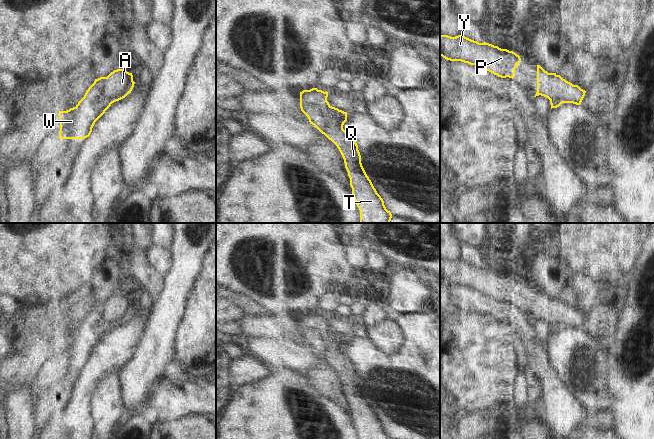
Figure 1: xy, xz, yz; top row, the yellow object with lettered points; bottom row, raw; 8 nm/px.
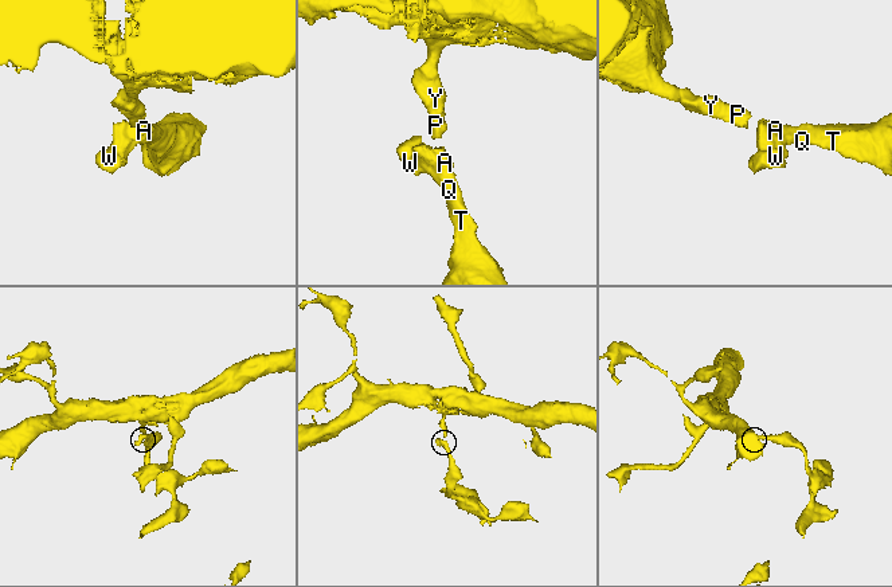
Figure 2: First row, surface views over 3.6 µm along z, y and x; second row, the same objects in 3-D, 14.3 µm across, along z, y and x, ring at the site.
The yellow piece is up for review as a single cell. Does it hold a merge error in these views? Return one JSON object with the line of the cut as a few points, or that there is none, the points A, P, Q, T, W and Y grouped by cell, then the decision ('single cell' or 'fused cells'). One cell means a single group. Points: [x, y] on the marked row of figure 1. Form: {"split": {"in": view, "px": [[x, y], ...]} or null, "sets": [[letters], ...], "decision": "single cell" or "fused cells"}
{"split": {"in": "xz", "px": [[331, 106], [331, 117], [328, 127], [323, 133]]}, "sets": [["A", "P", "Q", "T", "Y"], ["W"]], "decision": "fused cells"}

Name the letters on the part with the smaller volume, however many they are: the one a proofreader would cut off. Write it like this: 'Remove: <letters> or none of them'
Remove: W

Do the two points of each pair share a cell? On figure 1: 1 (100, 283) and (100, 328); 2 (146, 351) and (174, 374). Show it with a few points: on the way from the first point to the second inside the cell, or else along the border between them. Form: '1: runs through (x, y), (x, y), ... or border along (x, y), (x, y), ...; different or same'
1: runs through (100, 294), (99, 317); same
2: border along (175, 358), (166, 365), (164, 373), (152, 387); different

